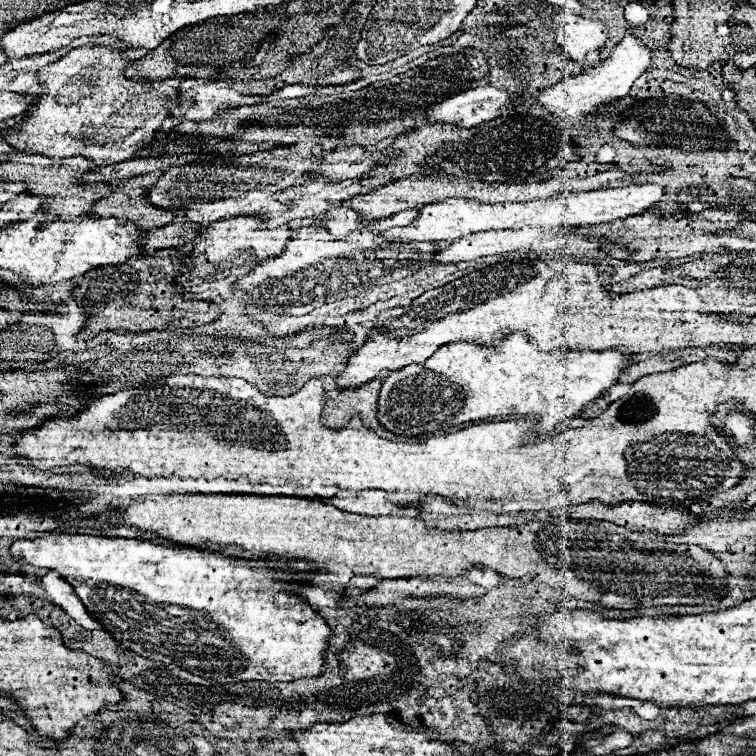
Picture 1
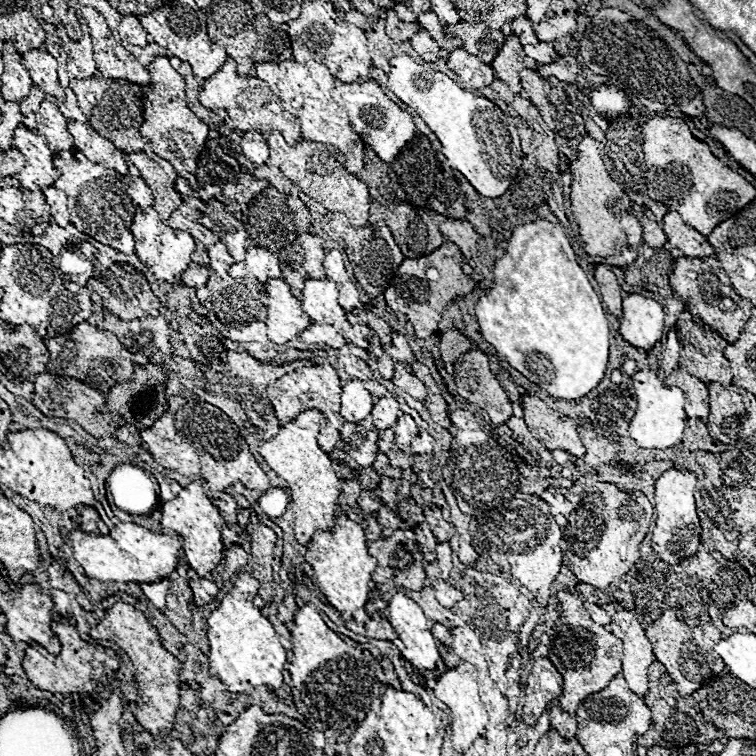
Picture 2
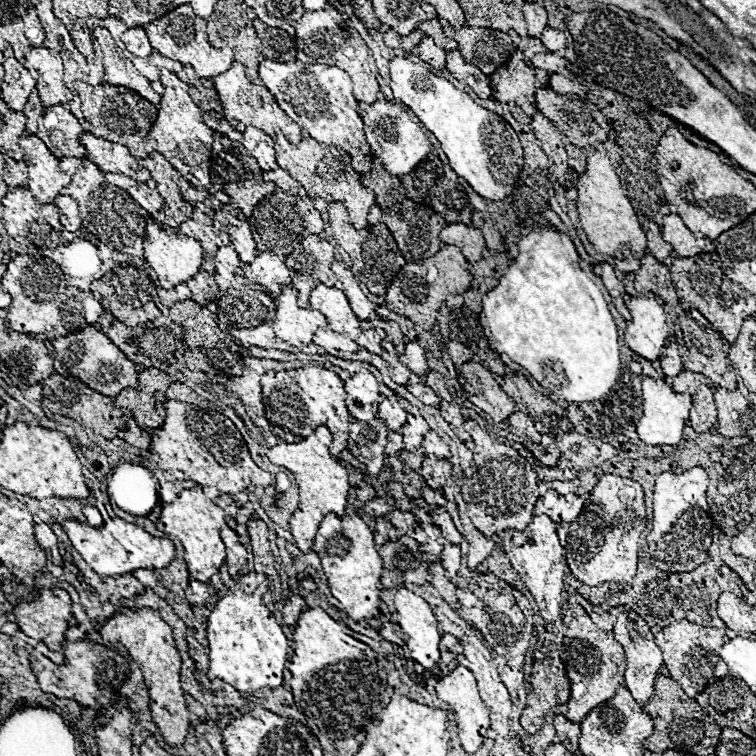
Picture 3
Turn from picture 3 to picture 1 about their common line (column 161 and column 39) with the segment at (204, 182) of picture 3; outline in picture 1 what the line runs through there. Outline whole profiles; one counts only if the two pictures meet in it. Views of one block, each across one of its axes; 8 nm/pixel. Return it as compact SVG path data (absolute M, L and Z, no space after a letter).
M88 44L82 48L70 50L58 62L44 66L38 72L38 82L46 84L40 100L24 112L24 120L16 122L10 130L8 142L20 152L28 154L46 154L54 158L86 156L94 160L94 166L112 166L124 160L130 160L148 146L148 140L154 138L160 130L164 118L170 118L170 112L180 106L180 84L184 78L170 78L162 82L134 82L124 76L130 58L124 58L124 50L106 44Z

